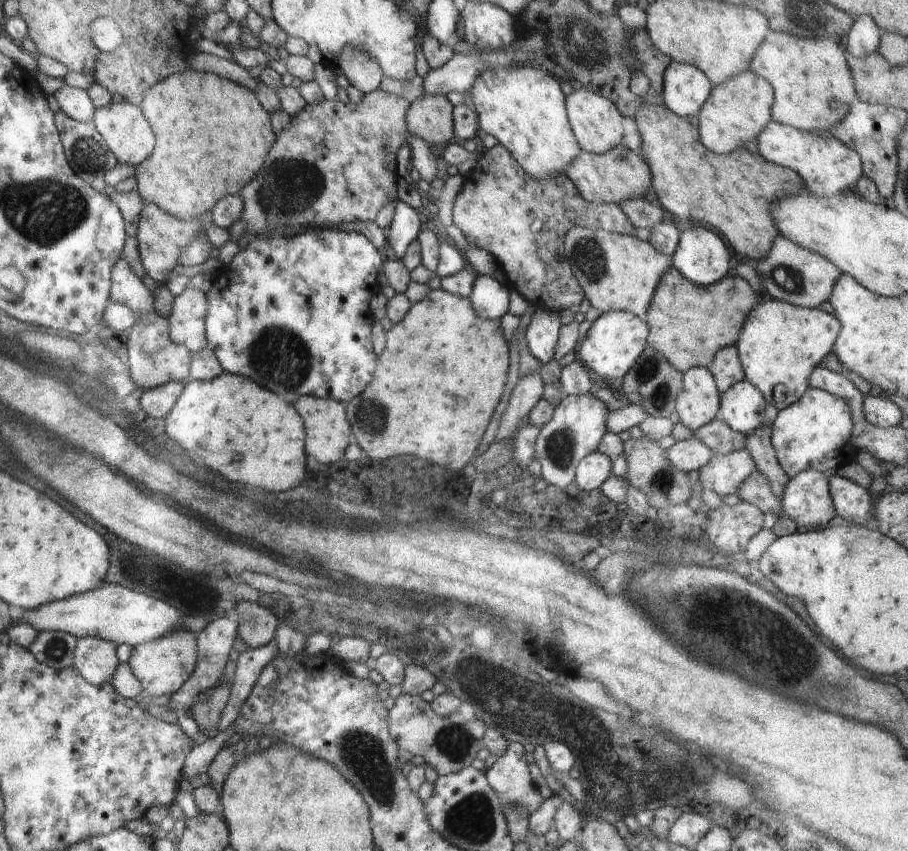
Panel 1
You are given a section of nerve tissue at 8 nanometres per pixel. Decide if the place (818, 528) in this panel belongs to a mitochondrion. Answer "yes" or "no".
no

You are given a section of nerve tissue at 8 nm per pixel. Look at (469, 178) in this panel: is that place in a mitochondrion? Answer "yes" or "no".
no

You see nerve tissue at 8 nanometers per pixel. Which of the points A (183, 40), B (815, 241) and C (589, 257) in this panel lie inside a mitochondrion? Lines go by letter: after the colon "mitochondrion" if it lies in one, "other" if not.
A: other
B: other
C: mitochondrion

